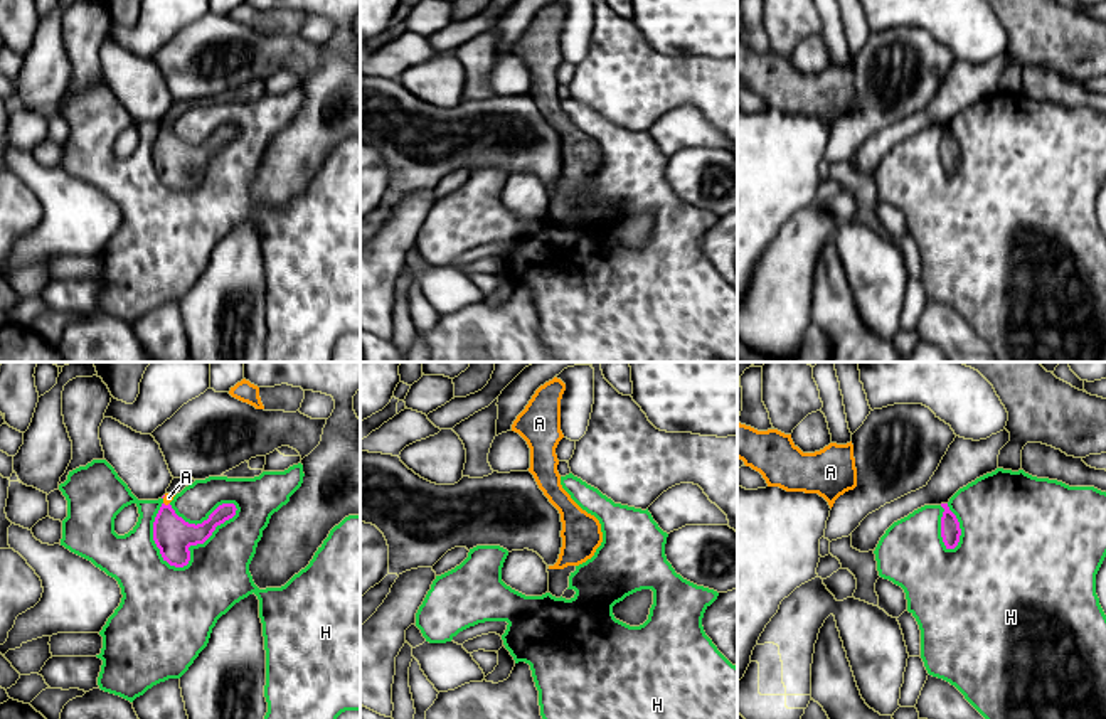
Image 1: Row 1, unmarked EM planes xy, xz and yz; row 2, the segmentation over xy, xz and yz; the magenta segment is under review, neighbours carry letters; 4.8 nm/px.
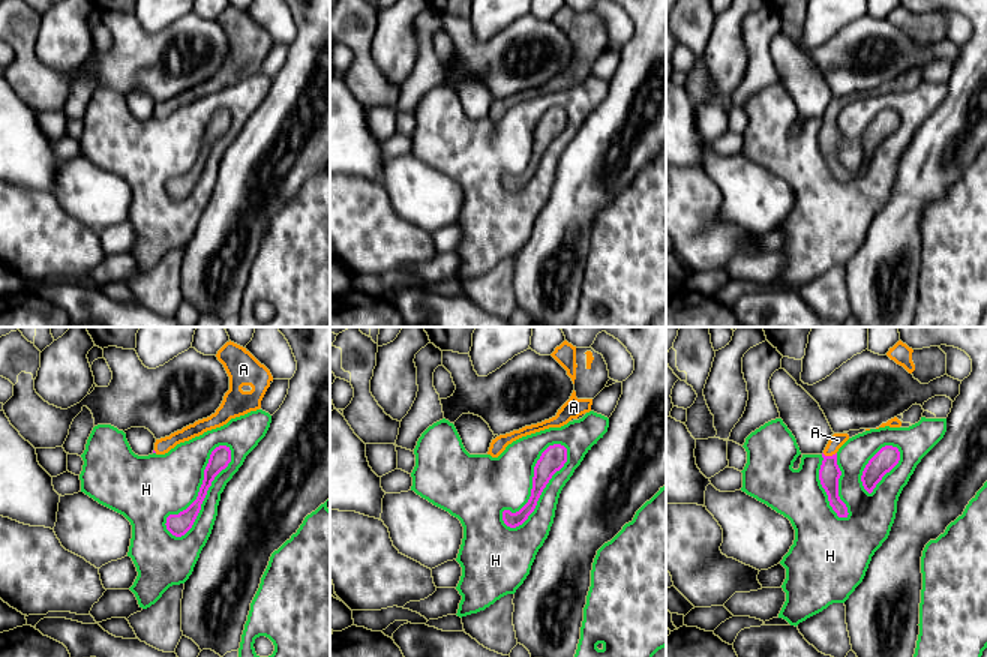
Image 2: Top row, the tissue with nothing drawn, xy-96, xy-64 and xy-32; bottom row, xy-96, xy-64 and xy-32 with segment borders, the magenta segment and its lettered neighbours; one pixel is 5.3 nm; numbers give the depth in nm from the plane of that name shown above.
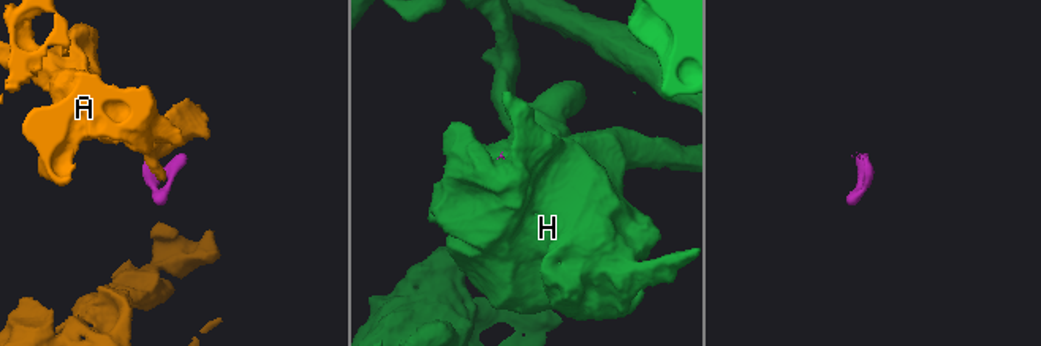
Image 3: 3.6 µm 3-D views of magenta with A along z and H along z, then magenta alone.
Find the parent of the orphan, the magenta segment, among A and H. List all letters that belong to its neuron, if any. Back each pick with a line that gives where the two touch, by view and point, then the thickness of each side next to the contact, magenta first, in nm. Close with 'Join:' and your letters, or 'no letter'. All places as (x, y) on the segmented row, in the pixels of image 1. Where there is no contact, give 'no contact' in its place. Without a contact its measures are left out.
A: xy (169, 504) | 180/50 nm
Join: A

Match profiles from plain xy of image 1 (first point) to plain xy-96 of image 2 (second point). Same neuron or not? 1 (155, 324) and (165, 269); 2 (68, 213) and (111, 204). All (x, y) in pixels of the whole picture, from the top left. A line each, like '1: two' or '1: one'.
1: one
2: one

